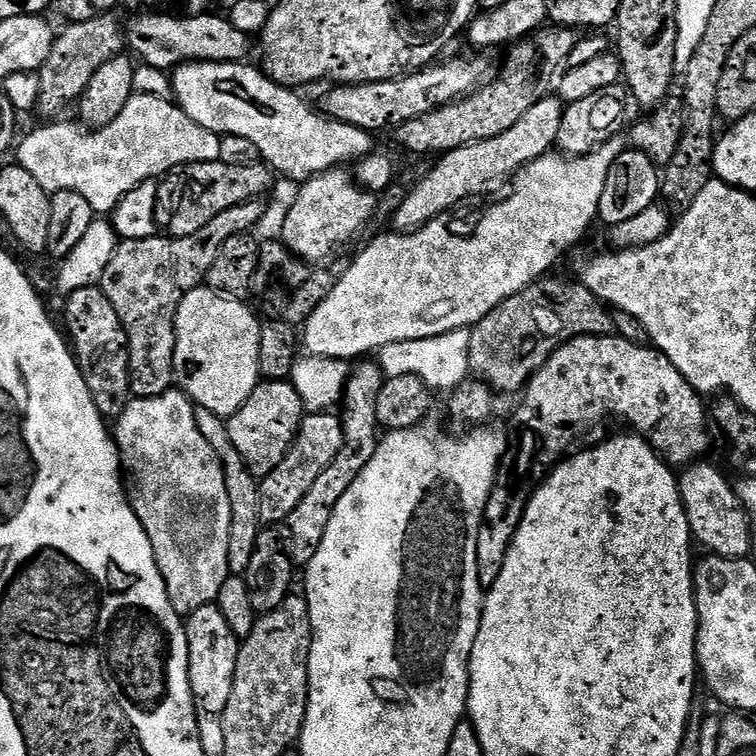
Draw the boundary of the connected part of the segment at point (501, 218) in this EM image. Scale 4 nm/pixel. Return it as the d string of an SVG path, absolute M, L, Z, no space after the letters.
M613 138L606 141L601 148L596 149L595 152L588 152L585 156L573 156L569 158L564 154L549 154L547 156L539 156L534 162L530 162L527 168L520 169L519 172L515 173L514 181L516 180L516 189L513 190L512 193L509 194L508 197L505 198L501 204L496 204L492 209L489 210L488 213L485 214L484 217L480 220L480 225L477 226L476 229L473 230L472 236L448 236L448 224L447 219L441 218L438 220L432 220L428 224L423 224L422 227L416 229L414 232L398 232L395 230L389 230L385 236L376 236L372 241L369 242L368 245L365 246L364 249L361 250L360 253L357 254L356 257L352 260L352 265L349 266L348 269L345 270L344 273L339 273L336 284L330 289L328 292L328 297L319 304L318 307L314 310L314 314L310 314L310 318L306 321L302 328L302 348L308 356L325 356L326 358L330 358L331 360L347 360L349 362L355 361L357 358L364 358L367 352L372 352L372 354L379 353L380 349L385 348L388 344L393 344L394 342L406 342L407 340L421 340L422 338L434 338L435 336L441 336L442 334L446 334L447 332L452 332L456 328L466 328L471 329L477 322L479 322L482 318L486 318L486 314L490 314L490 310L494 310L494 306L498 306L505 300L506 298L510 298L514 294L518 294L522 290L526 290L532 284L536 283L537 280L547 277L549 275L548 272L552 267L555 266L556 263L559 262L560 259L564 256L564 251L567 250L571 244L576 244L580 239L584 236L584 231L587 230L588 227L592 224L592 219L595 221L600 214L600 199L602 198L602 190L606 186L606 178L608 177L608 171L611 170L613 162L619 158L622 145L618 142L619 139Z

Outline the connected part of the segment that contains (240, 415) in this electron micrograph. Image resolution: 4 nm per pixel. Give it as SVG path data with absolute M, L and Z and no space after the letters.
M264 380L257 384L254 394L250 394L250 398L246 398L244 405L233 416L227 417L230 442L234 442L234 450L238 450L238 454L242 454L246 466L252 473L257 478L263 478L266 474L270 474L270 470L274 470L274 466L278 466L278 462L282 462L282 458L286 458L286 454L292 449L292 443L296 440L296 435L300 432L300 423L304 420L305 415L306 409L302 398L291 382Z

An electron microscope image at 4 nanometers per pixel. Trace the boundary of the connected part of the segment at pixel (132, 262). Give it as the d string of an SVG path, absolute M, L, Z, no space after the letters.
M260 198L248 200L218 214L202 226L198 236L157 234L145 240L117 243L114 258L110 258L98 287L110 298L110 306L114 306L126 330L133 397L160 396L173 387L178 306L190 290L207 281L218 250L231 236L253 231L251 228L264 216L264 202Z

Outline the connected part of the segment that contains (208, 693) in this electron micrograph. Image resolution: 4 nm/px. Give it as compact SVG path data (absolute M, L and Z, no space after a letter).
M207 604L187 617L188 634L188 673L190 674L190 690L192 701L196 703L196 720L200 723L200 741L205 746L223 745L222 714L226 710L226 702L230 702L230 690L234 686L234 670L238 666L238 654L241 641L230 630L230 622L215 604Z

